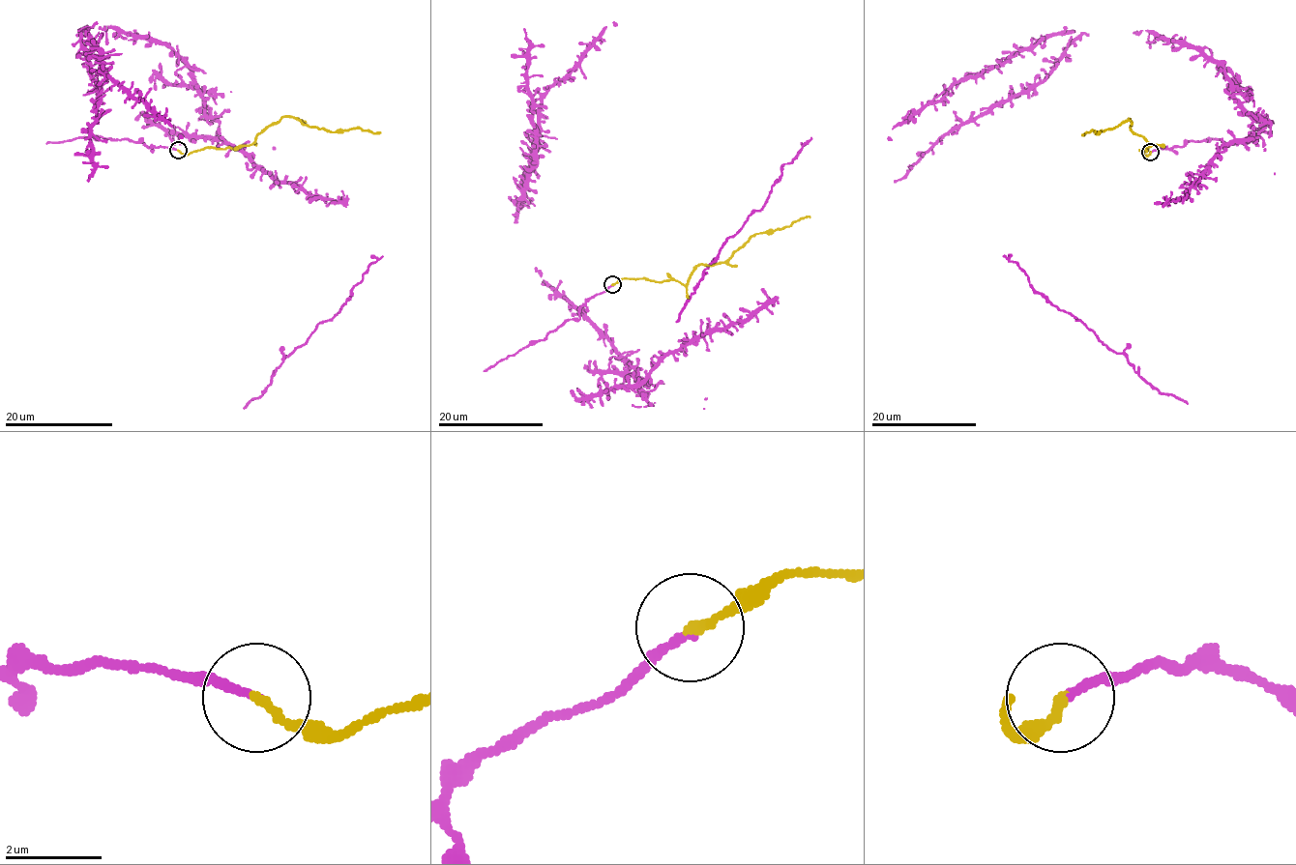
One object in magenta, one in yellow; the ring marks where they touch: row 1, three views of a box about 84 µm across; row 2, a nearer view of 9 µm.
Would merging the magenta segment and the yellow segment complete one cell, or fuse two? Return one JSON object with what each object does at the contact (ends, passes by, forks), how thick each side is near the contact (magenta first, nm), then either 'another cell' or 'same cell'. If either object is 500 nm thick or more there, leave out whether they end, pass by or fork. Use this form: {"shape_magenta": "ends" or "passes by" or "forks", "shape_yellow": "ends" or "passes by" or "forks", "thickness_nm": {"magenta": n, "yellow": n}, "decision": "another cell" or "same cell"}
{"shape_magenta": "ends", "shape_yellow": "ends", "thickness_nm": {"magenta": 160, "yellow": 180}, "decision": "same cell"}

